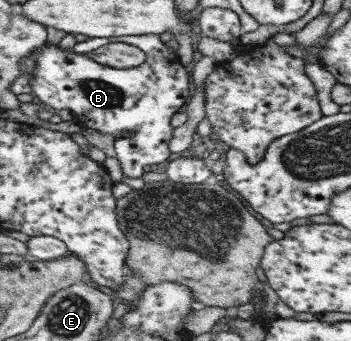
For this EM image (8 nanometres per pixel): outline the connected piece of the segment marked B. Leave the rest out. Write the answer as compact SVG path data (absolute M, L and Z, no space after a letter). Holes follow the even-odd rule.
M158 34L140 36L112 36L110 38L88 38L76 43L72 50L62 50L58 44L46 44L32 52L35 55L36 66L30 74L31 94L37 96L46 108L54 111L68 110L74 115L74 120L84 128L91 128L100 134L111 134L115 139L116 158L123 169L123 176L142 178L146 166L166 162L171 152L171 141L175 138L172 126L174 114L185 110L186 104L193 92L190 67L182 65L176 53L170 52L164 40ZM124 42L140 47L146 52L146 62L136 68L118 69L96 62L90 53L106 44Z

